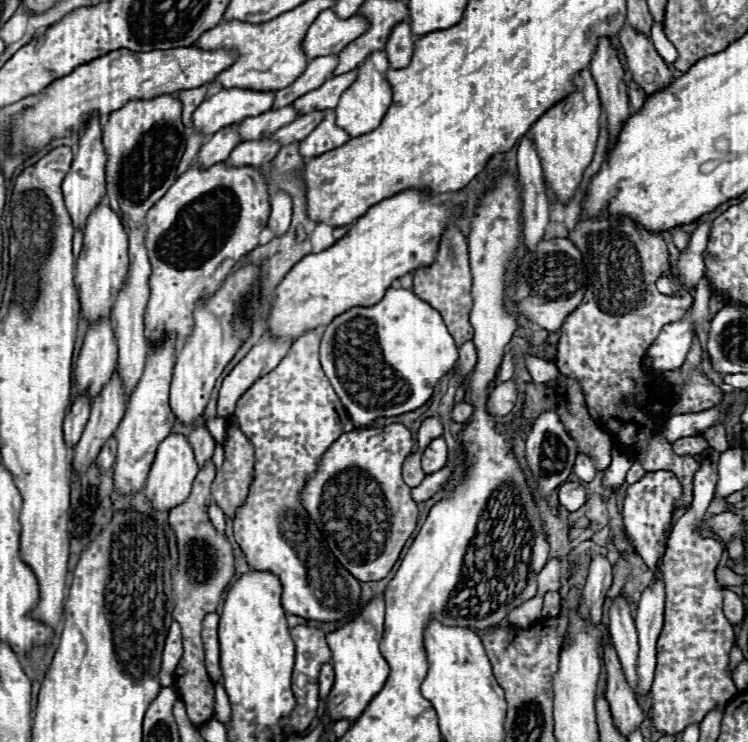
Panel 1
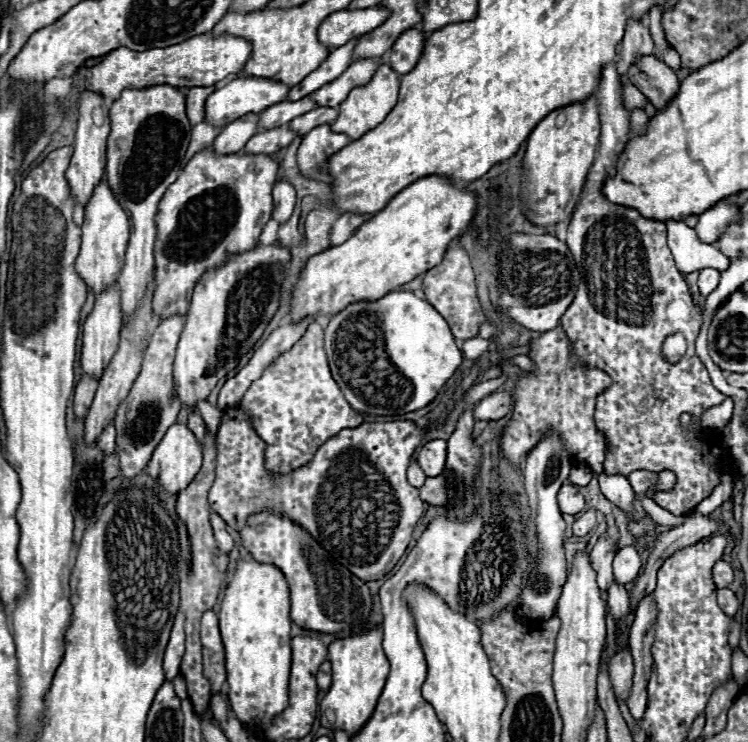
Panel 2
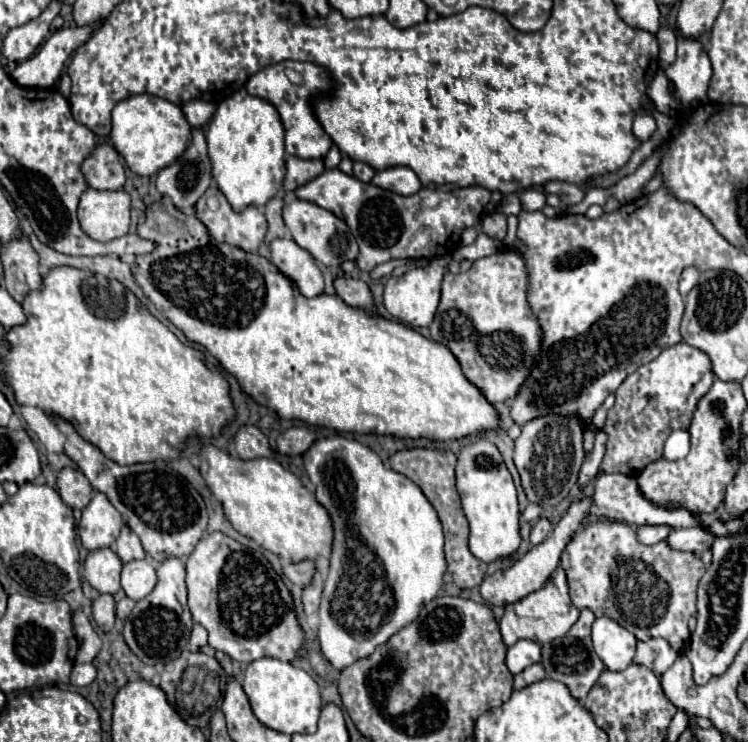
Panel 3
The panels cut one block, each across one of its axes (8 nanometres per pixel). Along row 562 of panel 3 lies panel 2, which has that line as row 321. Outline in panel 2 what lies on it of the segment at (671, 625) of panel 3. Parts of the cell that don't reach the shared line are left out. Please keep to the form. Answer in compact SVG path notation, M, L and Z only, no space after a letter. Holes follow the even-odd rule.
M608 64L608 66L602 70L600 84L598 84L598 92L594 92L594 96L596 96L596 100L598 100L598 104L600 104L600 106L598 106L598 108L600 108L600 124L602 124L600 146L598 146L598 156L596 156L596 160L594 160L594 164L592 164L592 168L590 168L590 172L588 172L588 176L586 176L586 184L584 184L582 198L580 198L580 202L578 202L574 214L572 214L572 220L570 220L570 226L568 226L568 240L566 240L570 252L572 252L572 256L574 256L574 260L576 260L576 266L578 266L578 270L582 272L582 280L580 280L580 284L578 284L574 302L570 304L570 308L568 308L568 310L564 312L564 316L560 318L560 324L562 324L564 332L568 334L568 338L574 342L574 352L580 356L580 360L584 360L588 366L596 366L596 368L604 370L604 372L612 378L612 384L596 398L596 414L594 414L596 428L598 428L598 432L606 438L604 472L606 472L606 474L622 474L622 476L626 476L626 478L628 478L634 470L670 470L670 472L674 472L674 474L676 474L676 484L674 484L674 488L672 488L672 490L664 490L664 492L656 492L656 494L654 494L654 502L656 502L658 506L666 508L668 512L672 512L674 516L682 516L682 514L692 512L704 498L708 498L708 496L714 492L714 488L720 484L722 474L726 474L728 466L732 464L732 460L730 460L730 456L728 456L730 450L728 450L728 448L724 446L724 442L720 440L720 432L716 430L716 434L714 434L712 430L704 430L704 428L698 426L698 418L700 418L708 408L718 406L726 396L724 396L722 392L718 392L718 390L712 386L712 382L710 382L710 378L708 378L708 372L706 372L706 366L704 366L702 360L696 356L694 342L696 342L696 336L698 336L698 332L700 332L700 328L702 328L702 310L696 306L696 302L694 302L694 298L692 298L692 294L690 294L690 290L688 290L688 284L686 284L684 276L682 276L682 274L676 270L676 266L674 266L670 248L666 246L666 224L664 224L664 222L658 222L658 220L644 218L644 216L642 216L640 212L636 212L634 208L620 206L620 204L612 204L612 202L608 202L608 200L604 198L604 194L602 194L604 182L606 182L608 178L616 176L616 162L618 162L618 156L626 150L628 134L630 134L630 124L628 124L628 122L630 122L630 112L628 112L628 110L624 108L624 104L622 104L616 64ZM580 286L586 286L586 298L580 298ZM676 332L682 332L682 334L686 336L688 350L686 350L686 354L684 354L678 362L670 364L670 362L666 362L666 358L662 358L662 342L664 342L670 334L676 334ZM684 412L692 414L692 424L690 424L688 428L682 428L682 424L680 424L680 414L684 414Z

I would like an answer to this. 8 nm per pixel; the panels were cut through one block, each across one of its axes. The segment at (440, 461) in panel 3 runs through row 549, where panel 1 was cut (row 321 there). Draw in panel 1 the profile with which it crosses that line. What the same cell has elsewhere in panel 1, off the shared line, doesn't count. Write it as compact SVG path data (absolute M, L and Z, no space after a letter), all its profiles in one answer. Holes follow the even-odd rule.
M448 222L440 244L438 244L438 252L436 258L430 266L420 266L414 272L414 292L424 298L426 302L430 302L444 318L456 346L460 348L464 342L472 340L472 326L468 320L470 308L472 308L472 276L470 276L470 266L468 266L468 244L466 238L462 236L460 228L454 222Z

